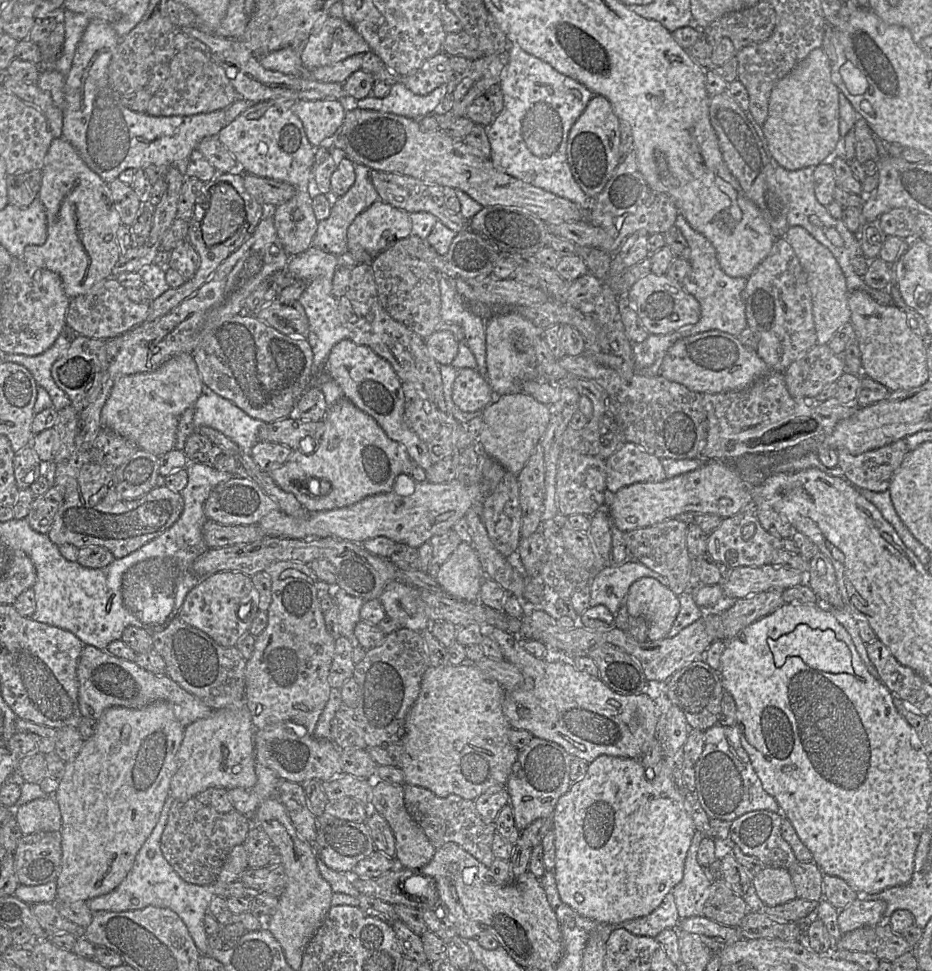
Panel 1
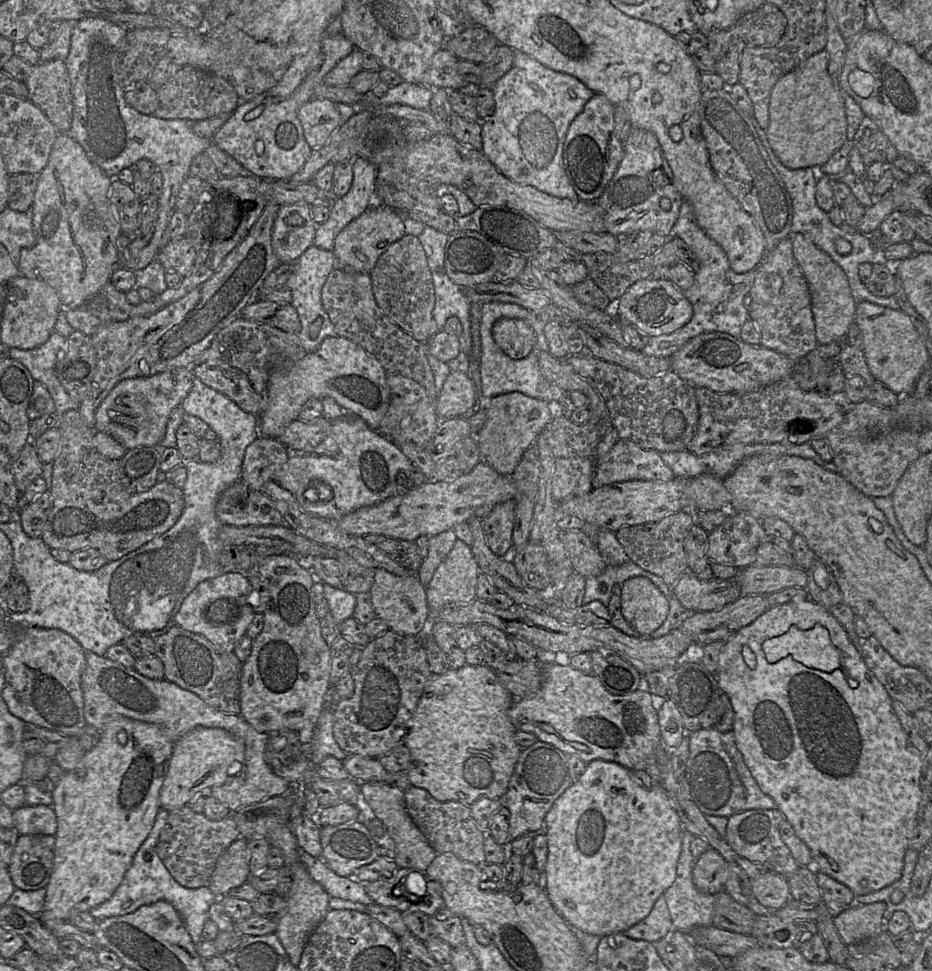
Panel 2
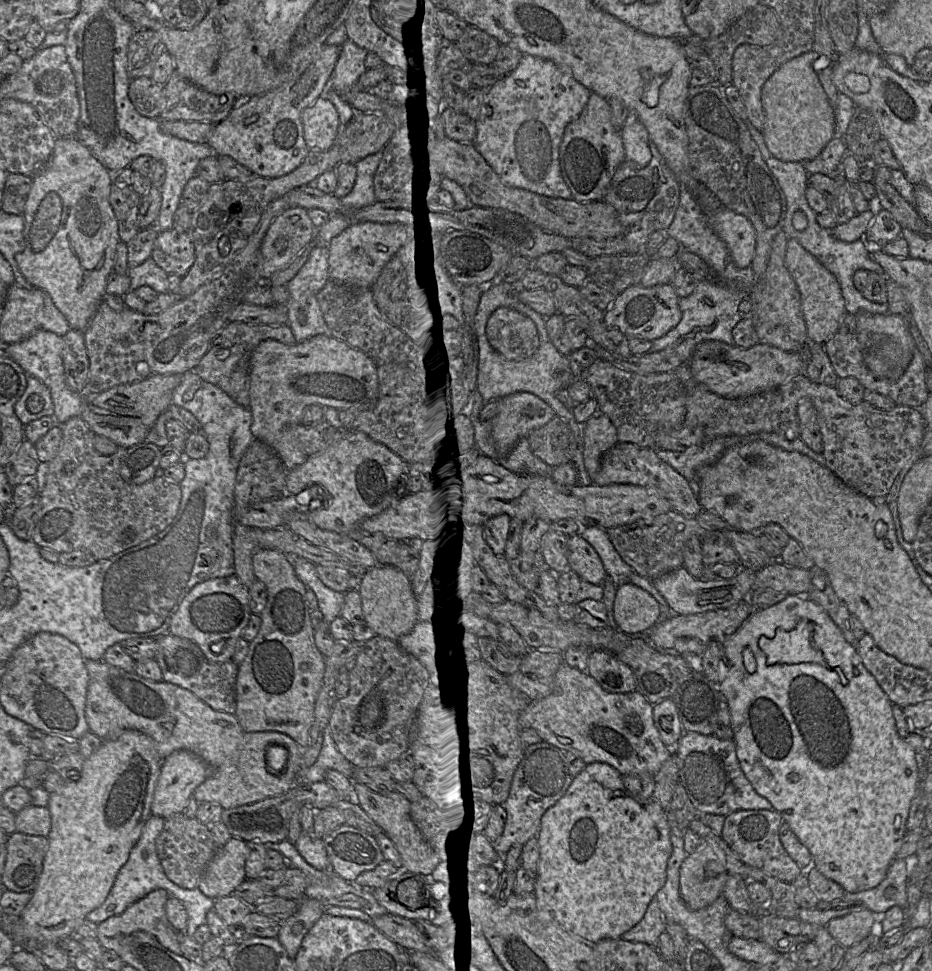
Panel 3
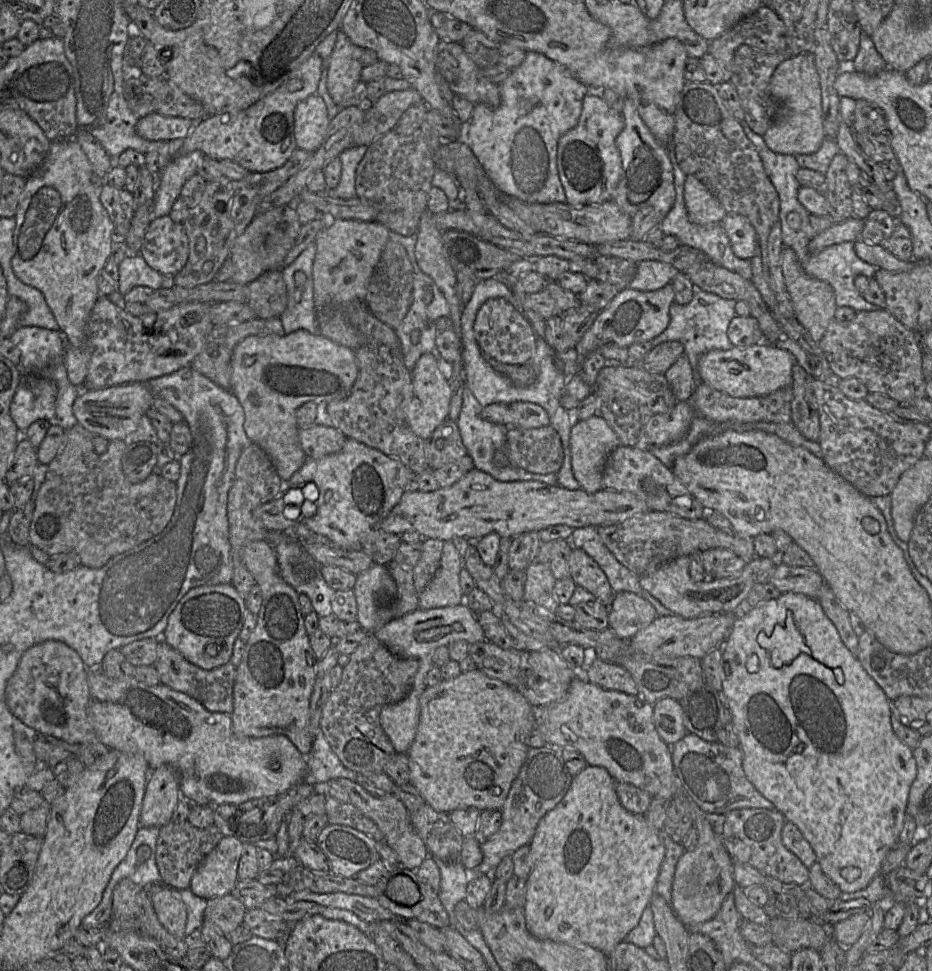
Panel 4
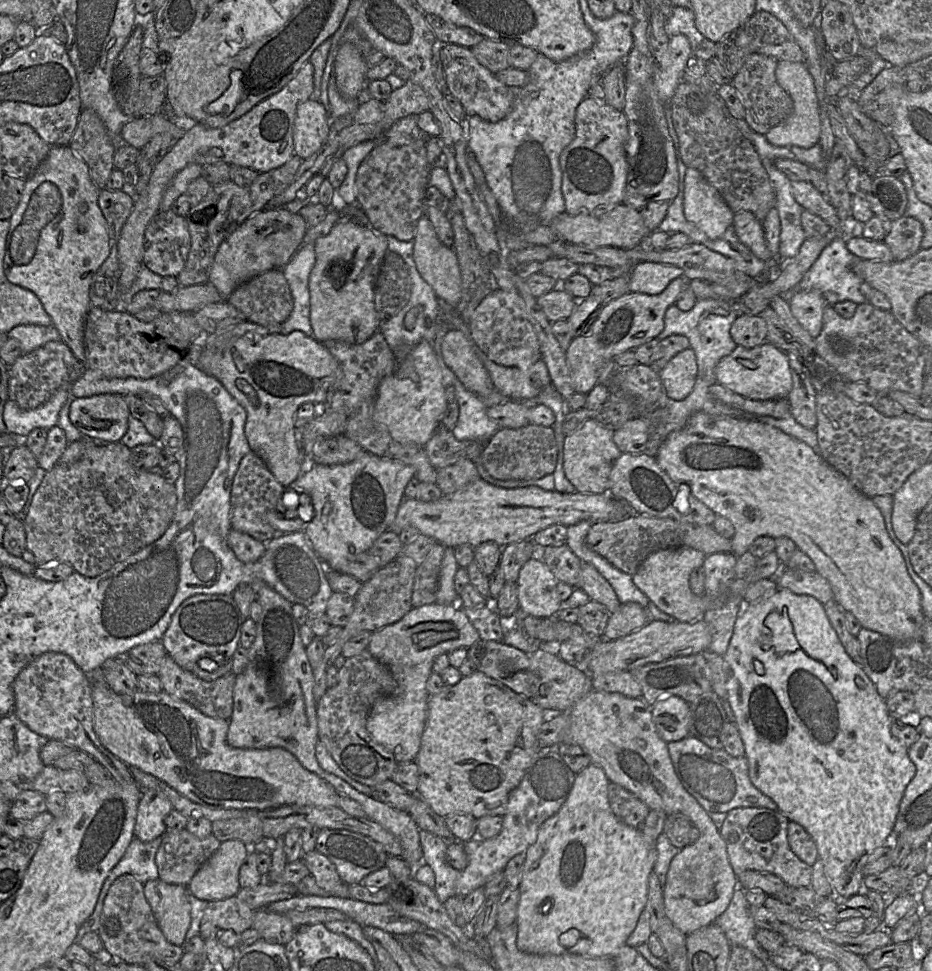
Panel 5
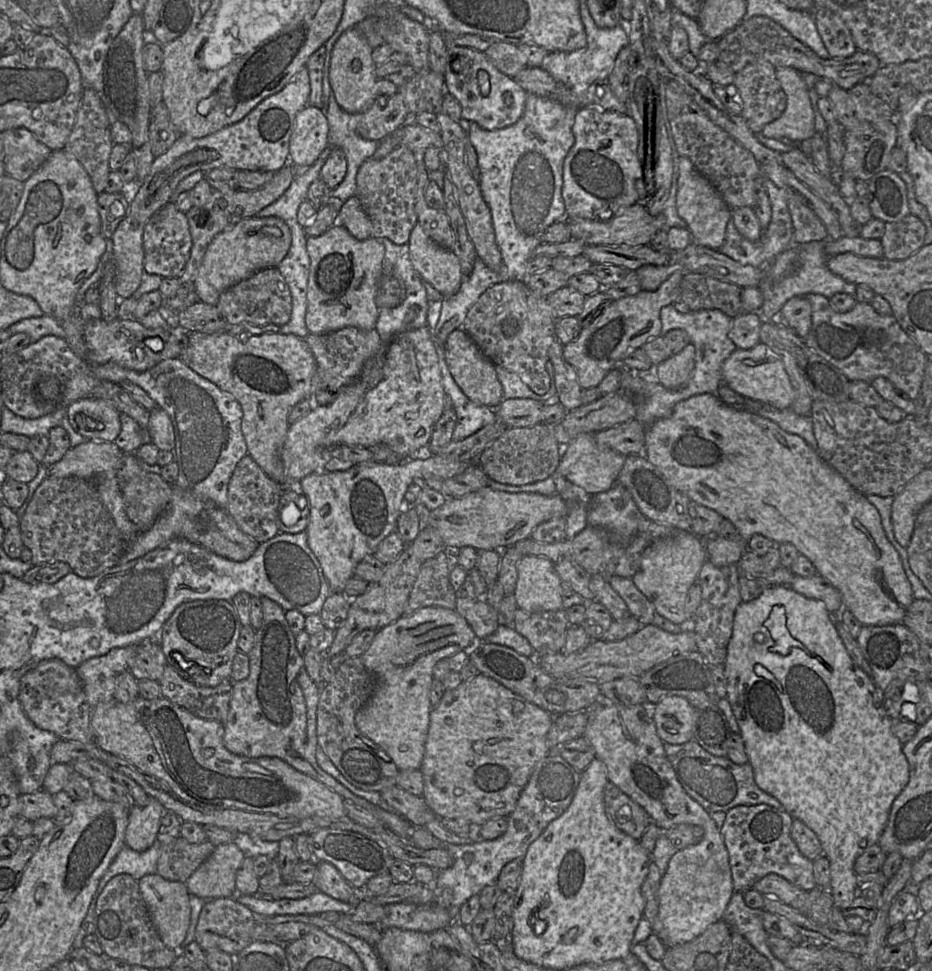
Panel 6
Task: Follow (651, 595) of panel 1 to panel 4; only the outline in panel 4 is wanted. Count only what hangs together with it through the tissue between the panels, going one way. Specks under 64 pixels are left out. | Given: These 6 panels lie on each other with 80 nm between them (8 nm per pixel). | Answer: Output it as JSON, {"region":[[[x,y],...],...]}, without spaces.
{"region":[[[619,592],[609,612],[609,627],[621,639],[629,640],[657,617],[656,609],[633,592]]]}

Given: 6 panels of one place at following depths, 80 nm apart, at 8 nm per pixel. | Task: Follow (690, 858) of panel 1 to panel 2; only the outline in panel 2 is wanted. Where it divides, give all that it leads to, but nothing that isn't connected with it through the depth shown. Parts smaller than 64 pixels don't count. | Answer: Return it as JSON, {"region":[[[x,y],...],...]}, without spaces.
{"region":[[[683,832],[681,854],[677,863],[676,878],[673,884],[664,892],[663,897],[667,903],[674,930],[681,931],[690,936],[691,932],[700,926],[713,925],[715,910],[715,895],[699,891],[693,882],[693,868],[696,858],[692,856],[690,846],[695,836]]]}

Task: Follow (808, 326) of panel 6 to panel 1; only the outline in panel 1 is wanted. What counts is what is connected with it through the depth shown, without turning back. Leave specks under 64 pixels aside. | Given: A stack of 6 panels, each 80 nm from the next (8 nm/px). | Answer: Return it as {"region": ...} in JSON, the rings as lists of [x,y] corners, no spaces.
{"region":[[[789,226],[784,238],[792,246],[807,275],[807,283],[811,292],[817,344],[828,344],[841,327],[850,323],[851,311],[848,303],[850,292],[847,289],[845,275],[831,251],[818,242],[802,226]]]}

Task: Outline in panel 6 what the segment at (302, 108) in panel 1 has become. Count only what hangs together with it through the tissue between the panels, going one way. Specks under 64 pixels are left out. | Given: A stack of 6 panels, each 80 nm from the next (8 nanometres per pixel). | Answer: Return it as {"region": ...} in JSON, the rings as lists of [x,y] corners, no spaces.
{"region":[[[306,105],[295,119],[289,142],[289,161],[296,168],[307,168],[315,163],[328,145],[329,125],[319,108]]]}

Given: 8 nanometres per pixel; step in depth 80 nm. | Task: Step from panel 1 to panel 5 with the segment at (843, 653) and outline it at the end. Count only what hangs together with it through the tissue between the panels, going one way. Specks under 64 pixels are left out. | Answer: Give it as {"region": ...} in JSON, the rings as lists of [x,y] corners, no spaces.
{"region":[[[785,607],[782,612],[769,613],[764,620],[764,625],[771,630],[771,646],[776,654],[783,655],[801,649]]]}

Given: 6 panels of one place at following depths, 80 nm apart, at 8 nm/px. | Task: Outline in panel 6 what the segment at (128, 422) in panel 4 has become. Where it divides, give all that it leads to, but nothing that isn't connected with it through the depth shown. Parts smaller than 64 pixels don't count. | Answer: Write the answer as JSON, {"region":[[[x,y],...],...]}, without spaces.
{"region":[[[84,398],[67,408],[73,429],[90,441],[114,442],[121,431],[120,412],[108,401]]]}

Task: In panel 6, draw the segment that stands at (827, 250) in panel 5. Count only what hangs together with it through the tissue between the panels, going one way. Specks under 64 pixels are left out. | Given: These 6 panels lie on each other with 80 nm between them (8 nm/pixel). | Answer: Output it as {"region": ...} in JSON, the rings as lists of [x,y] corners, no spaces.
{"region":[[[827,240],[797,244],[799,248],[798,256],[795,262],[792,262],[788,270],[782,275],[782,278],[779,281],[760,282],[758,288],[763,294],[763,305],[759,310],[759,316],[763,320],[779,323],[783,306],[796,296],[819,294],[831,299],[839,293],[855,295],[857,285],[847,282],[828,268],[827,261],[830,256],[825,252],[826,243]]]}

